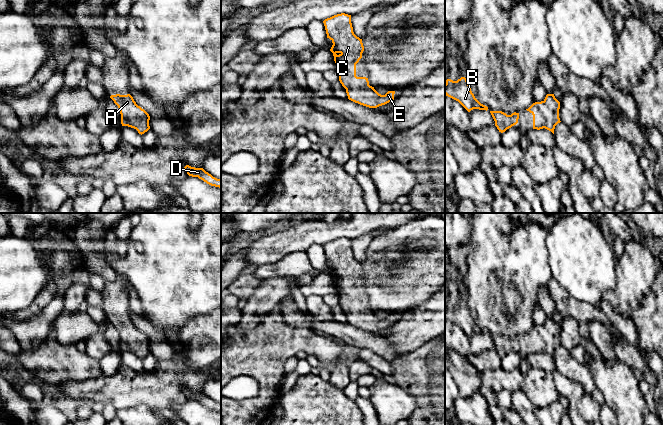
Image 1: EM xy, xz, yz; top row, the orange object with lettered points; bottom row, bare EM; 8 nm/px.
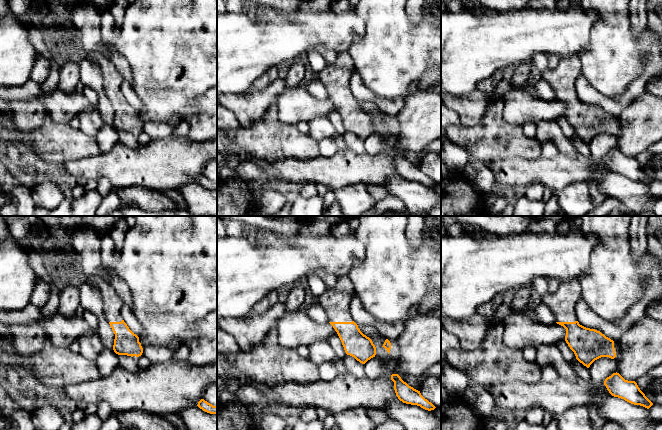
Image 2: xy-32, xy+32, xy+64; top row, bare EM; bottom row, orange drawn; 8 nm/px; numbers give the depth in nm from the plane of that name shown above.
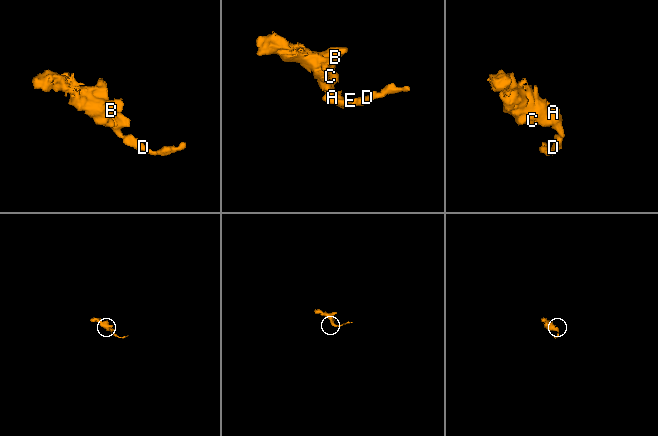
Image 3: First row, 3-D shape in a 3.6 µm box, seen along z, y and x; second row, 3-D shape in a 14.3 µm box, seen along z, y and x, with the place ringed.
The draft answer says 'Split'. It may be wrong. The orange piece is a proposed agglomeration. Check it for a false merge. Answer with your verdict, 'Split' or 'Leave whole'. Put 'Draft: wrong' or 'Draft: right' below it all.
Leave whole
Draft: wrong

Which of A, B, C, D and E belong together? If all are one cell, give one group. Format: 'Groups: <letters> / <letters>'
Groups: A B C D E

